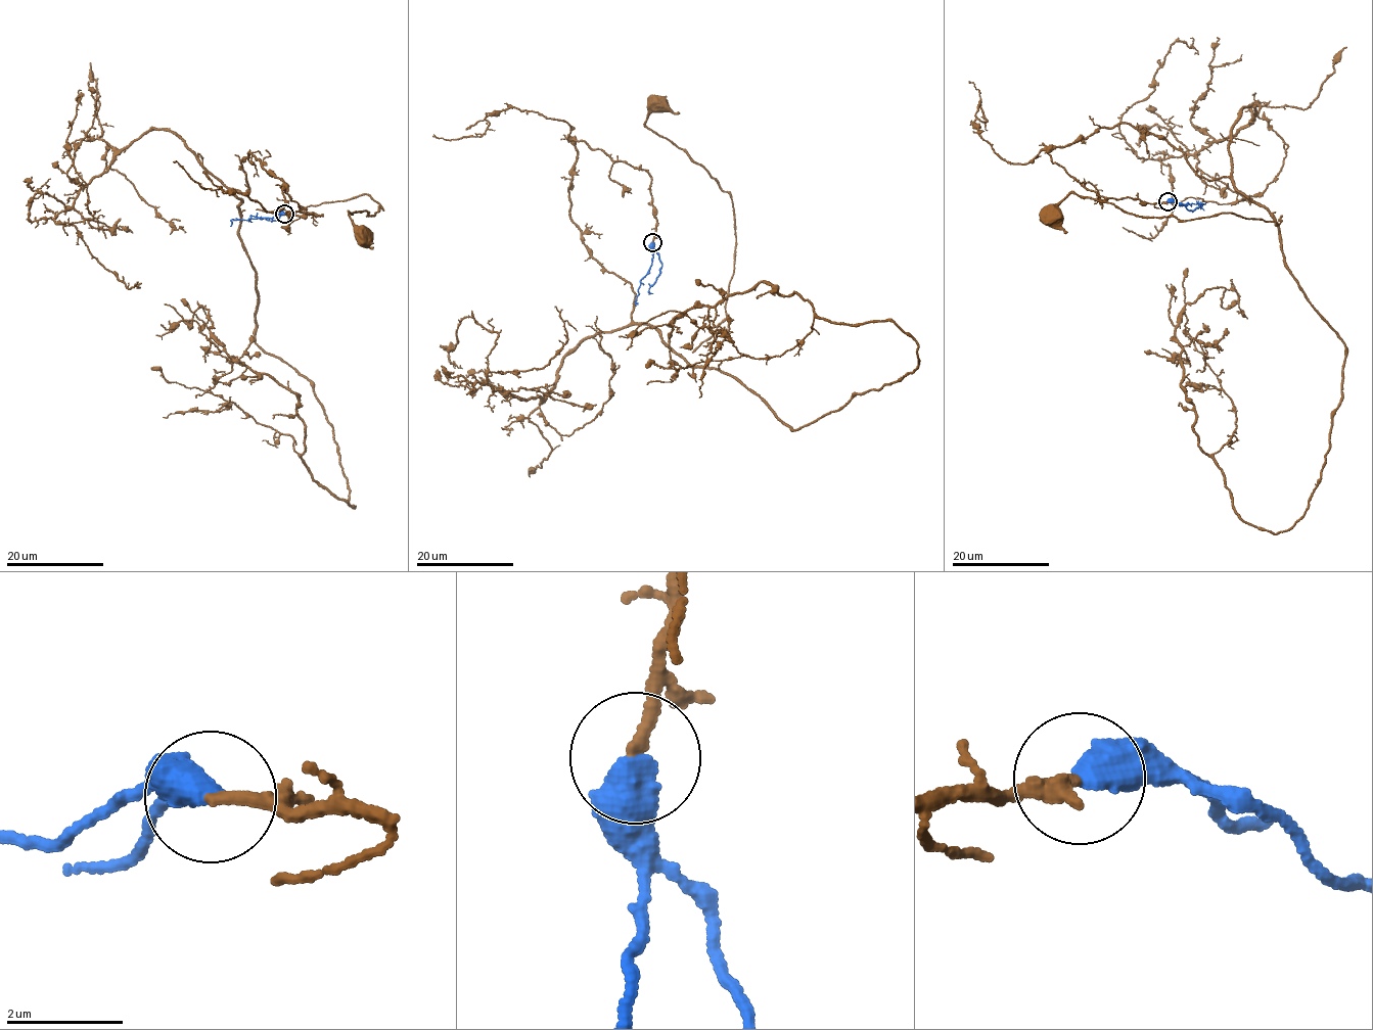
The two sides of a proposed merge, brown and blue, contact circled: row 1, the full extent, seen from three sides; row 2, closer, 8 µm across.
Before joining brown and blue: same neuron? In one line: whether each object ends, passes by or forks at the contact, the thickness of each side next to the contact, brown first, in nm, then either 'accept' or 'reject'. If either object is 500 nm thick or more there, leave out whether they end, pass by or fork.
200/600 nm | accept

